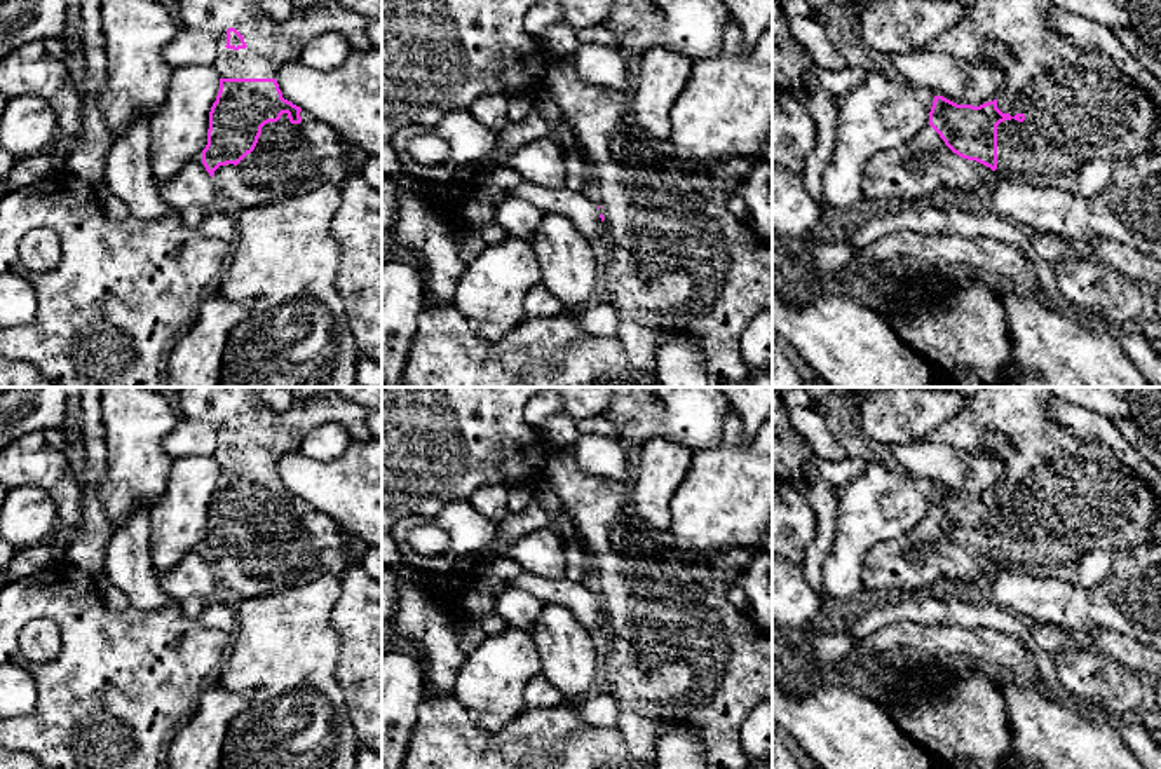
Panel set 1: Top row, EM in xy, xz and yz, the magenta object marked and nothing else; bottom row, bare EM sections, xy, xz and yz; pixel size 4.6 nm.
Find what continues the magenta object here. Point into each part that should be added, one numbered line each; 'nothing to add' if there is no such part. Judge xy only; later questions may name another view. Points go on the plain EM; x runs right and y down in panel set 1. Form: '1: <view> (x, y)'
1: xy (290, 550)

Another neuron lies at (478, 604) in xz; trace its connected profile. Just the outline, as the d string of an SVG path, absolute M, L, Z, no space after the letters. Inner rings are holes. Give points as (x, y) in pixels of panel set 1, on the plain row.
M474 584L464 596L464 617L471 623L479 623L495 612L495 596L492 596L485 584Z

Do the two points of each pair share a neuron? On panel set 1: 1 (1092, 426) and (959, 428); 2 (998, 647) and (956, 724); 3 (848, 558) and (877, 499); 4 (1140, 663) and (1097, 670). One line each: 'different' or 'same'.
1: different
2: different
3: same
4: different

